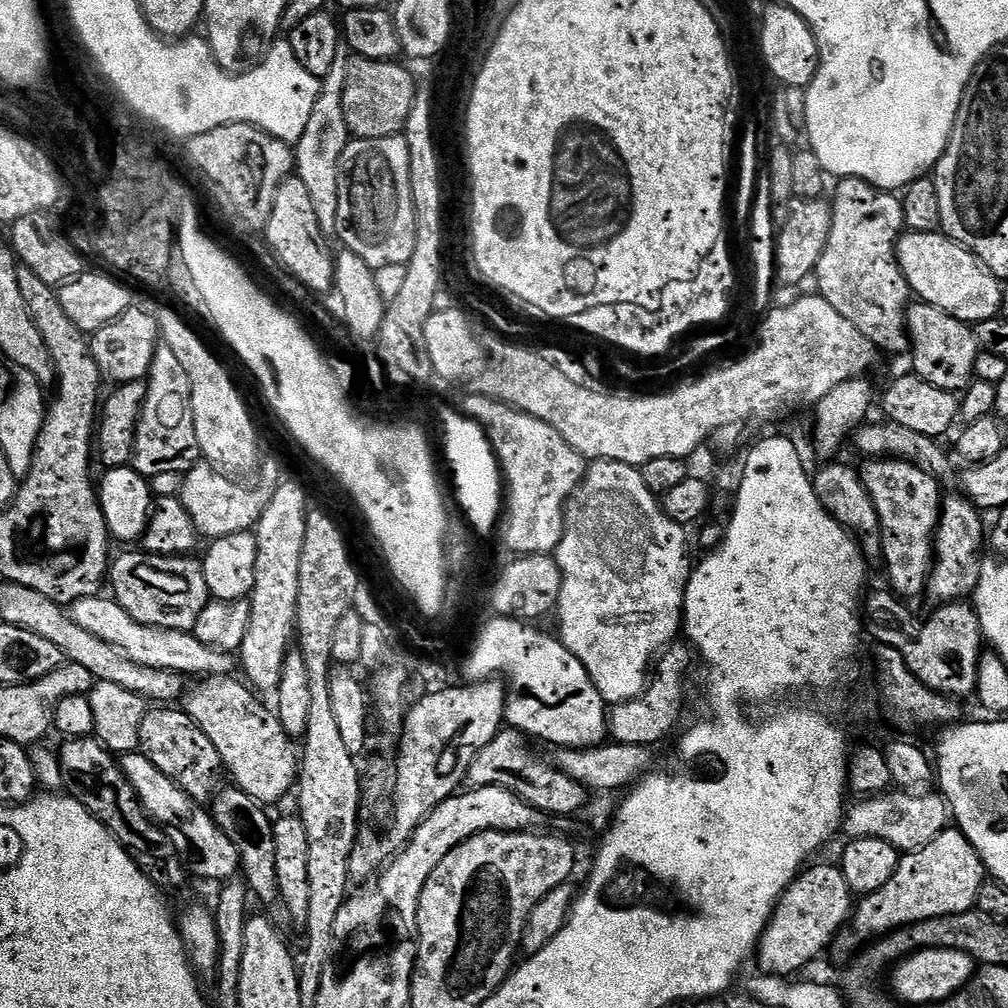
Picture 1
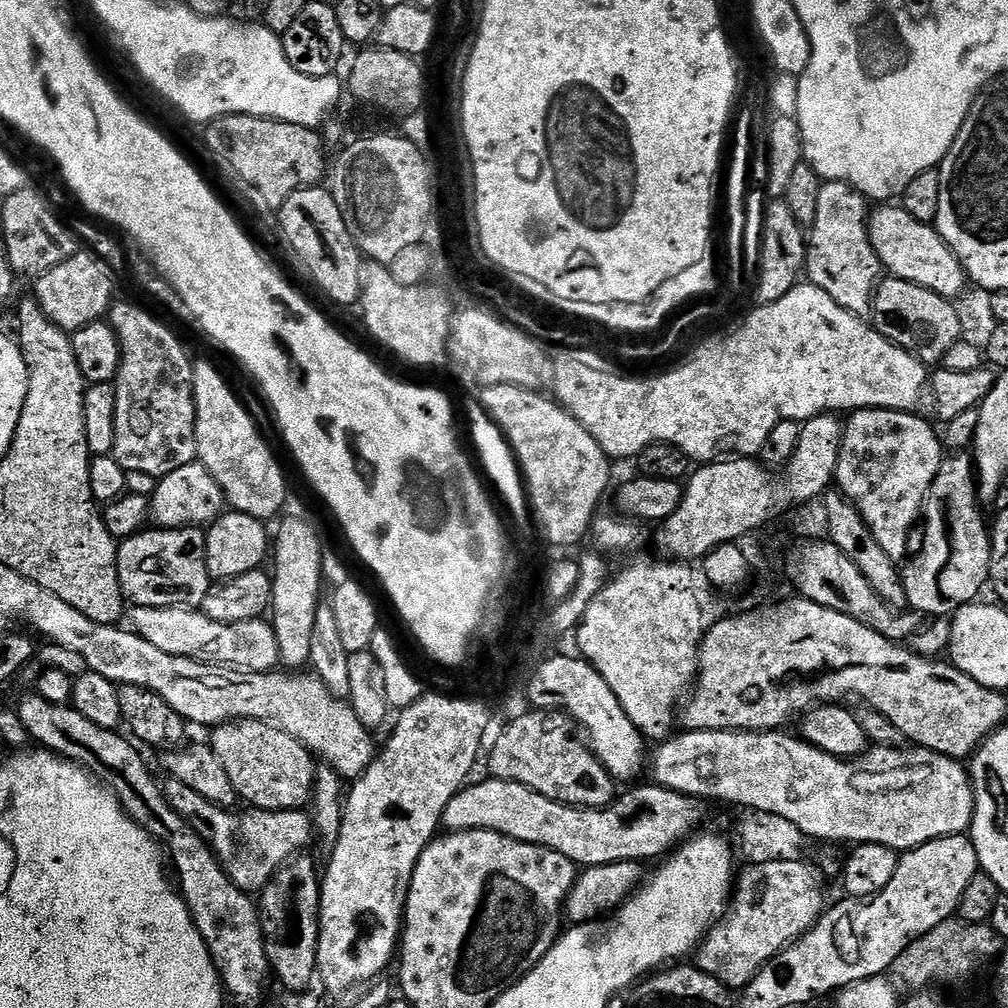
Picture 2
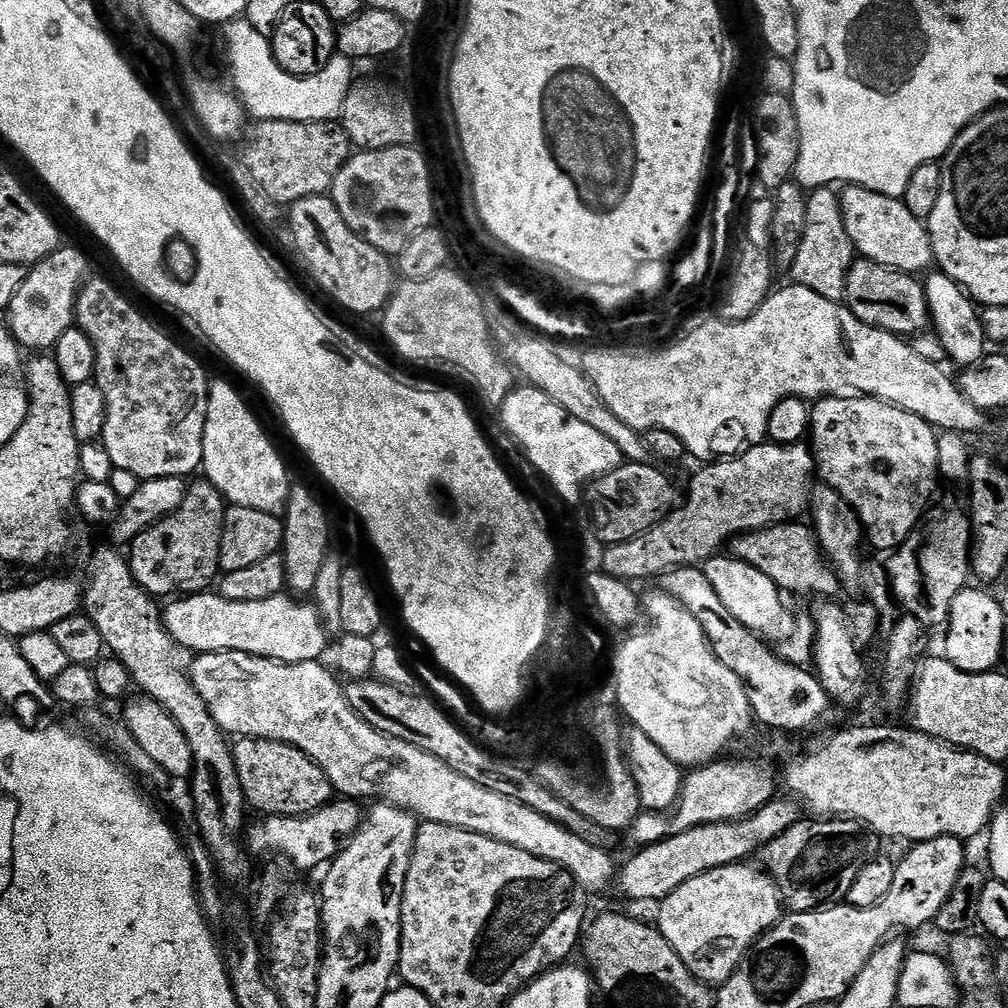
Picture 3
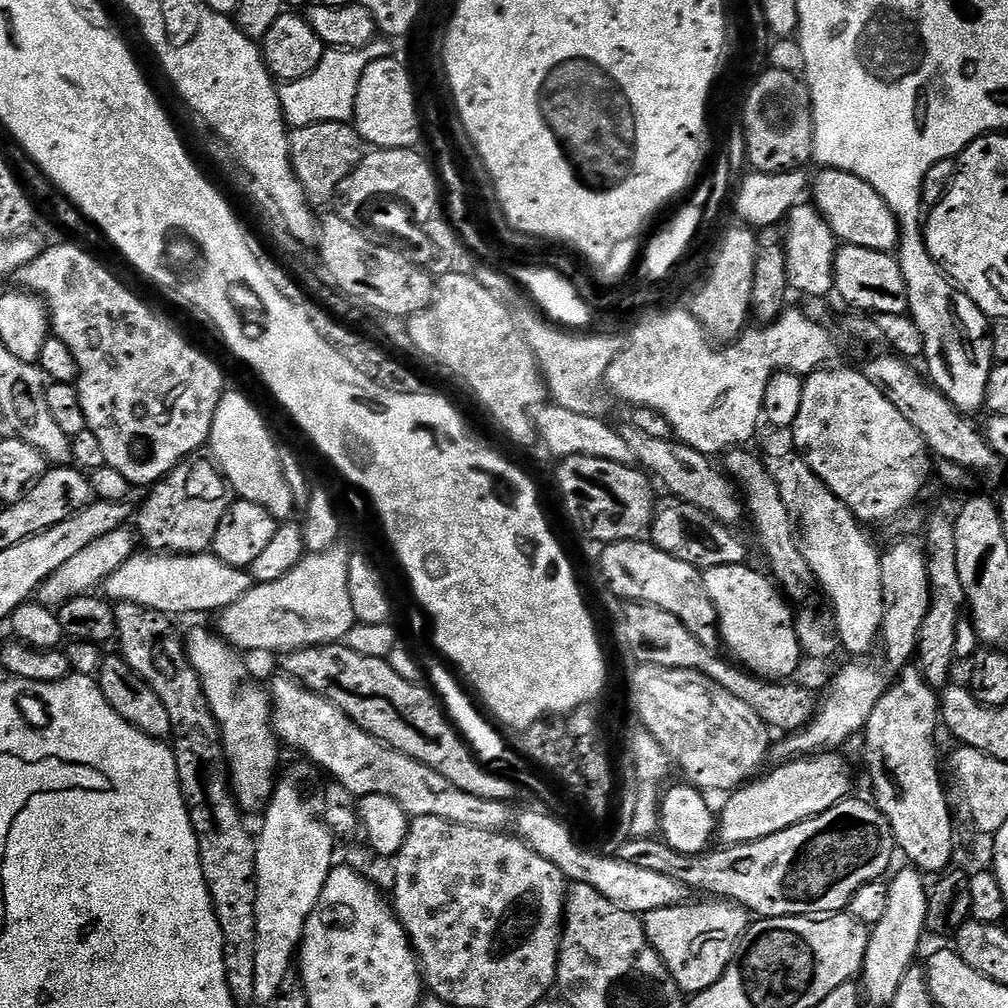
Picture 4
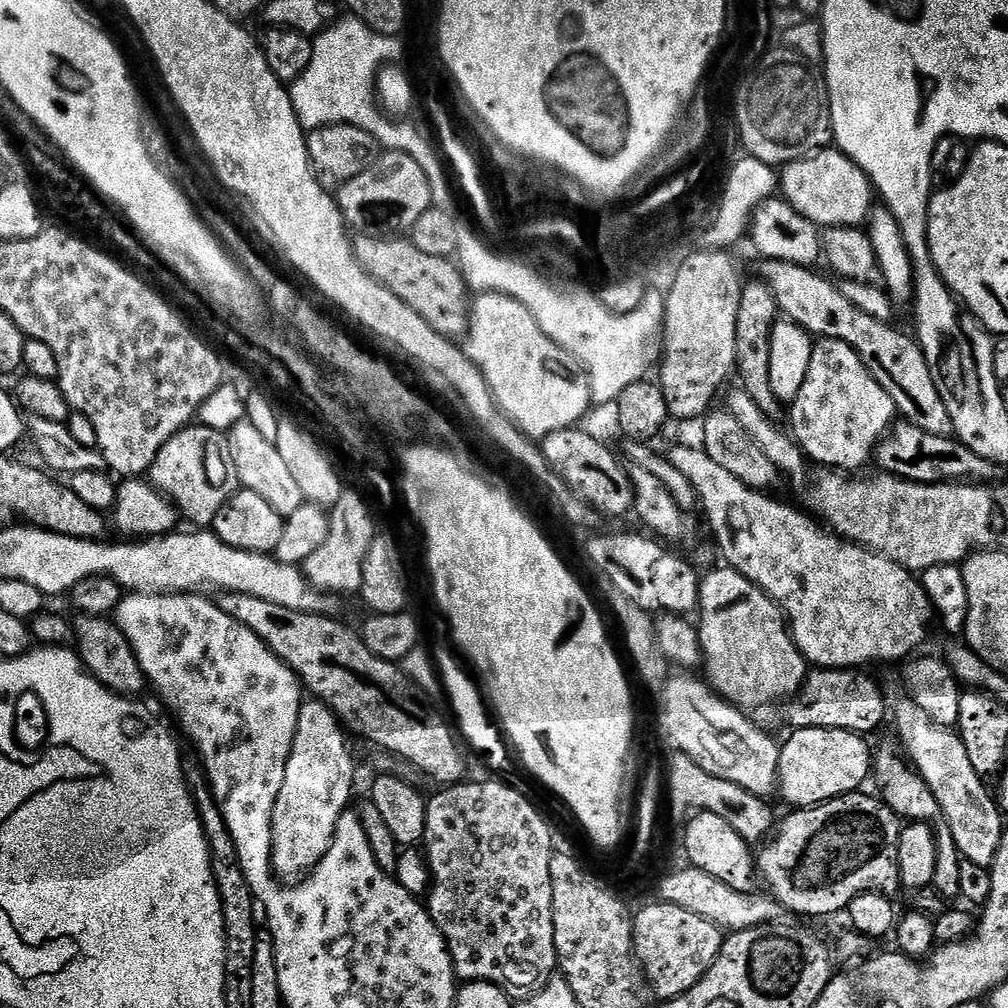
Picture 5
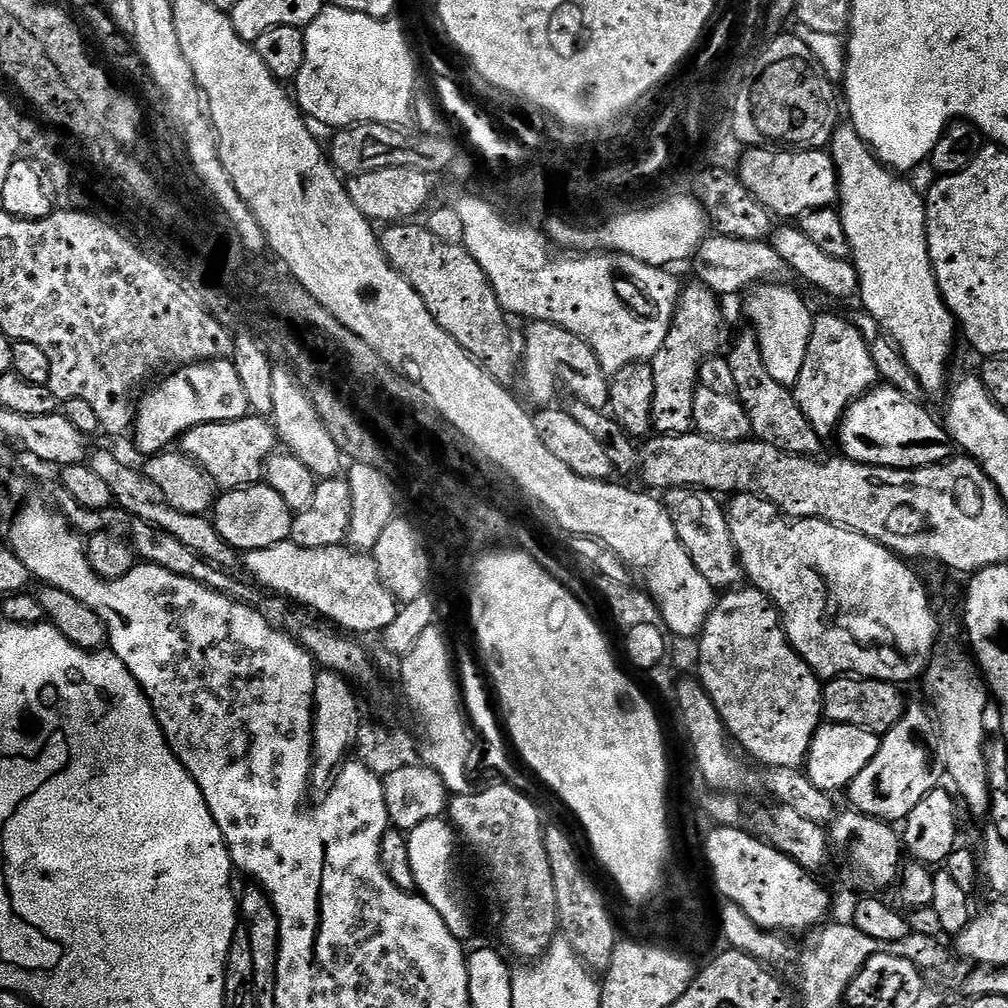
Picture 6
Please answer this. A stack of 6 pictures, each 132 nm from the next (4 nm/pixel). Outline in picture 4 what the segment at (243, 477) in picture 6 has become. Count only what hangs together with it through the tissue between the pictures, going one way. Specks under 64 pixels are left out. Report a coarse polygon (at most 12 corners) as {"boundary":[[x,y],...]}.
{"boundary":[[189,456],[135,513],[153,553],[211,549],[234,496]]}

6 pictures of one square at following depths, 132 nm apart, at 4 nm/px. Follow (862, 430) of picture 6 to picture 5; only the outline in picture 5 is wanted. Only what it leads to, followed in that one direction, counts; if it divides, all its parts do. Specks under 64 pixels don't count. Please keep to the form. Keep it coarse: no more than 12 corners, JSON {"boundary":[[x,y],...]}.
{"boundary":[[900,422],[885,473],[919,484],[992,482],[997,465],[952,436]]}

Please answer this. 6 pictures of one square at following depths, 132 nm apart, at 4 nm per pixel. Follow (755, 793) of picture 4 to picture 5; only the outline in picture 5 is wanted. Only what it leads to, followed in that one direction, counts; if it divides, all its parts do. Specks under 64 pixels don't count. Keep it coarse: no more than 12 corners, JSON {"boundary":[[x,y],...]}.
{"boundary":[[795,729],[778,796],[815,808],[859,792],[874,752],[845,729]]}

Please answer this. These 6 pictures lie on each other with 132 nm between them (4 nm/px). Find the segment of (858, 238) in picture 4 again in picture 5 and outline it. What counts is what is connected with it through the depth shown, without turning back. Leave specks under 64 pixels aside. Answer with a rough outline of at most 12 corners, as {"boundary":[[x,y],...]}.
{"boundary":[[845,152],[783,165],[778,188],[821,230],[867,225],[872,181]]}

